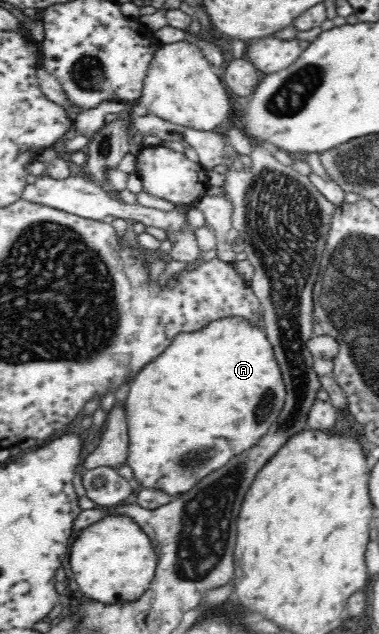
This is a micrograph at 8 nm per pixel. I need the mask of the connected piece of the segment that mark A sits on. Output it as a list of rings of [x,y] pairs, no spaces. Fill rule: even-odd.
[[[228,317],[228,319],[213,321],[200,331],[179,333],[158,357],[144,365],[132,377],[129,394],[125,402],[128,433],[130,433],[130,445],[128,445],[126,464],[131,467],[133,479],[136,479],[138,488],[161,490],[171,496],[172,499],[187,494],[196,484],[199,484],[198,481],[203,480],[206,475],[210,475],[216,469],[220,469],[232,455],[238,455],[238,453],[250,449],[250,447],[258,445],[258,441],[268,433],[270,425],[276,421],[280,411],[283,411],[286,394],[283,375],[264,328],[252,326],[248,320]]]

